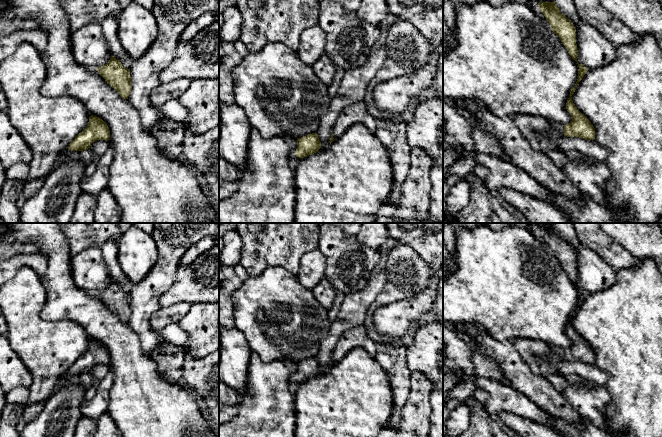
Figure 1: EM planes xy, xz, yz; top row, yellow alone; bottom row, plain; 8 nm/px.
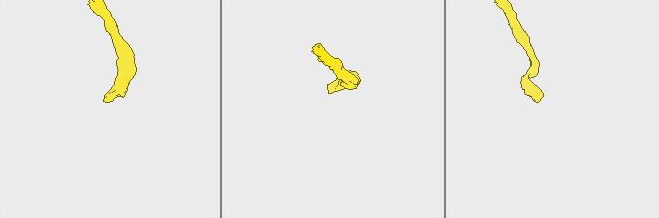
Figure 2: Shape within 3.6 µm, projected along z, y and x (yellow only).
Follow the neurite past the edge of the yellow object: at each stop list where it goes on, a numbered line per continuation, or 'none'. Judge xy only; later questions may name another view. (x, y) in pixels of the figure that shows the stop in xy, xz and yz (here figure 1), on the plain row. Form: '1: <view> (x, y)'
1: xy (85, 380)

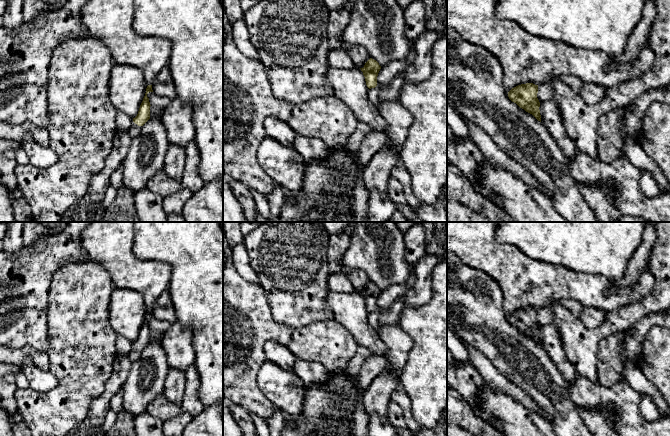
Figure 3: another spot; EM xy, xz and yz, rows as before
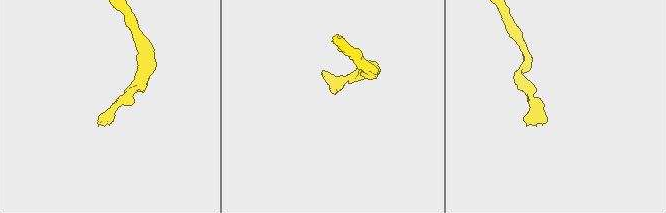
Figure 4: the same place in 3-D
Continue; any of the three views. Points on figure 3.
1: xy (135, 354)

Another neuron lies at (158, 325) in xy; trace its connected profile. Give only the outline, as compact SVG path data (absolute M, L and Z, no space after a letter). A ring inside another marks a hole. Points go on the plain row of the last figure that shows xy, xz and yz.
M149 316L147 318L147 321L149 322L149 326L151 330L159 331L162 333L166 333L167 330L172 326L169 322L158 320L153 316Z

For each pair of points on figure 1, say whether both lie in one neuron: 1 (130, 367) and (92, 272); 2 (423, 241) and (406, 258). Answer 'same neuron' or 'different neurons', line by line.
1: different neurons
2: different neurons

